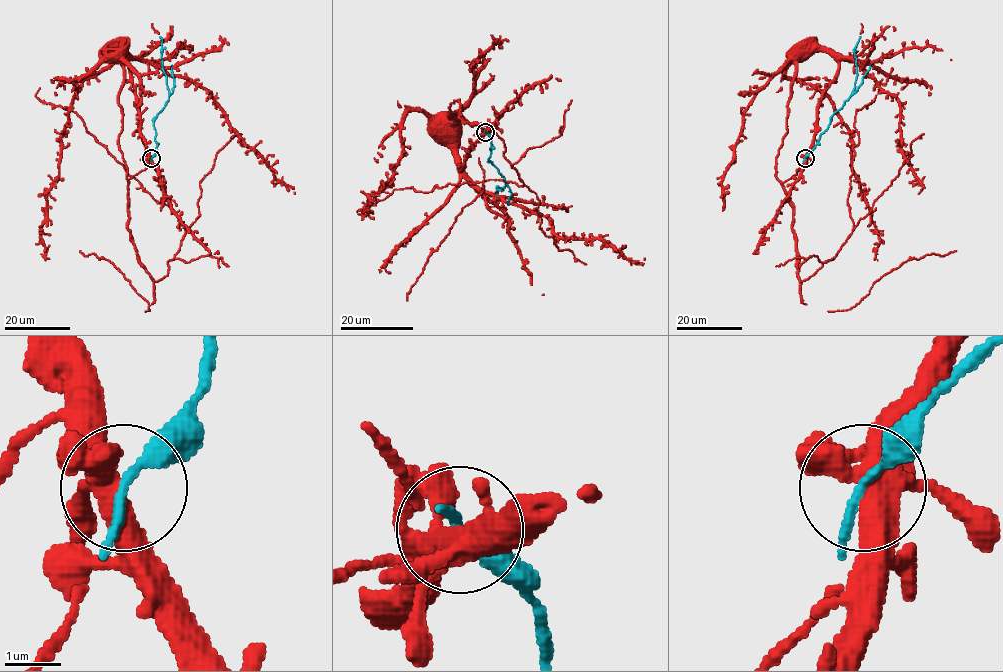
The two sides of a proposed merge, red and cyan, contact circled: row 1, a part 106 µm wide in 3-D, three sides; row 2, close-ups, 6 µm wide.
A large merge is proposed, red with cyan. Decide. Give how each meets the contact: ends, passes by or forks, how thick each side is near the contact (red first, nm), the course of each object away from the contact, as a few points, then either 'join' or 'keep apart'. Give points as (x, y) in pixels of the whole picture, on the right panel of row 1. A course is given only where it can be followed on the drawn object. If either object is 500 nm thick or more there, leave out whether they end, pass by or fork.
red forks | cyan passes by | 400/160 nm | red via (805, 158), (838, 68), (822, 51), (797, 60), (776, 158), (801, 281), (852, 232), (854, 116), (879, 88) | cyan via (805, 158), (854, 87), (854, 47), (860, 36) | join

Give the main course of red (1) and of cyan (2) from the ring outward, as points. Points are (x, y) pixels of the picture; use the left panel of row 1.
1: (150, 158), (124, 51), (128, 230), (159, 281), (185, 232), (178, 216), (40, 88)
2: (150, 158), (157, 146), (154, 118), (164, 106), (169, 93), (159, 36)

